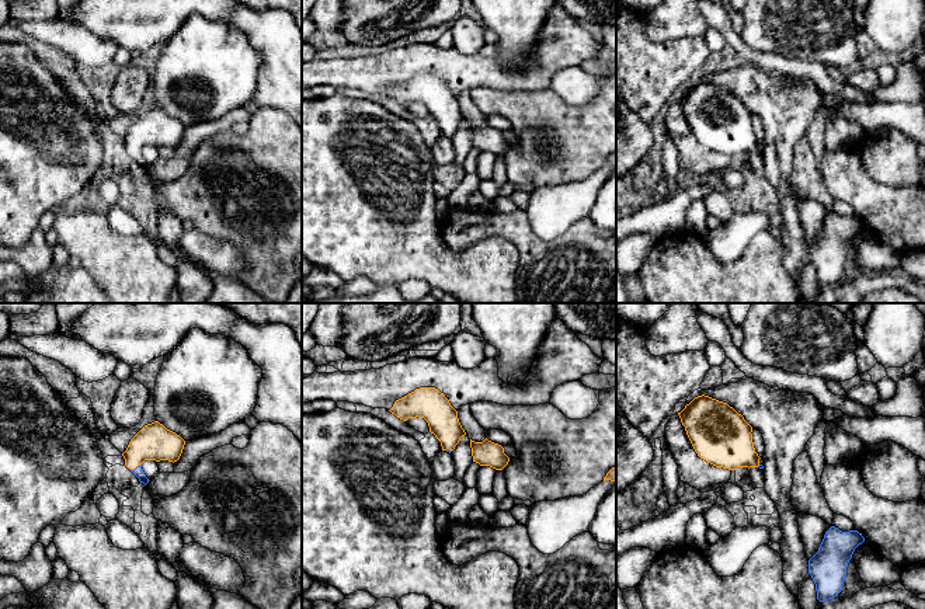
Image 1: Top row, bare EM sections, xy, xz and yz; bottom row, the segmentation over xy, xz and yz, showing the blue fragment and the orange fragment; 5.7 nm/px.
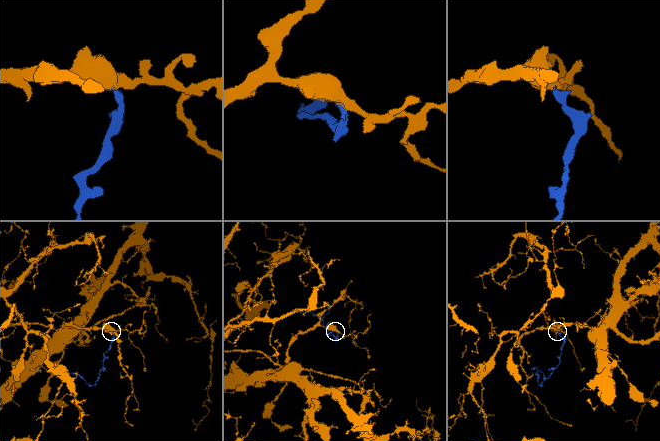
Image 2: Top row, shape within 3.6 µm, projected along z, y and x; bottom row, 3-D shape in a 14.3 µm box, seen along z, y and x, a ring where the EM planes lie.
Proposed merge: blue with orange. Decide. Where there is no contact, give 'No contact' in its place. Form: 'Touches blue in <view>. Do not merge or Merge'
Touches blue in xy. Merge

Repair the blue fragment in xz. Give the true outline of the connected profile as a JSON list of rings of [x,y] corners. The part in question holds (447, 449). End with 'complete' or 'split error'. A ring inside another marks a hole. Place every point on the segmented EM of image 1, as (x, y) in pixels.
[[[420,387],[394,401],[389,410],[397,418],[424,418],[430,432],[441,442],[442,450],[452,452],[460,438],[466,435],[462,428],[458,411],[449,400],[435,387]]] | split error

